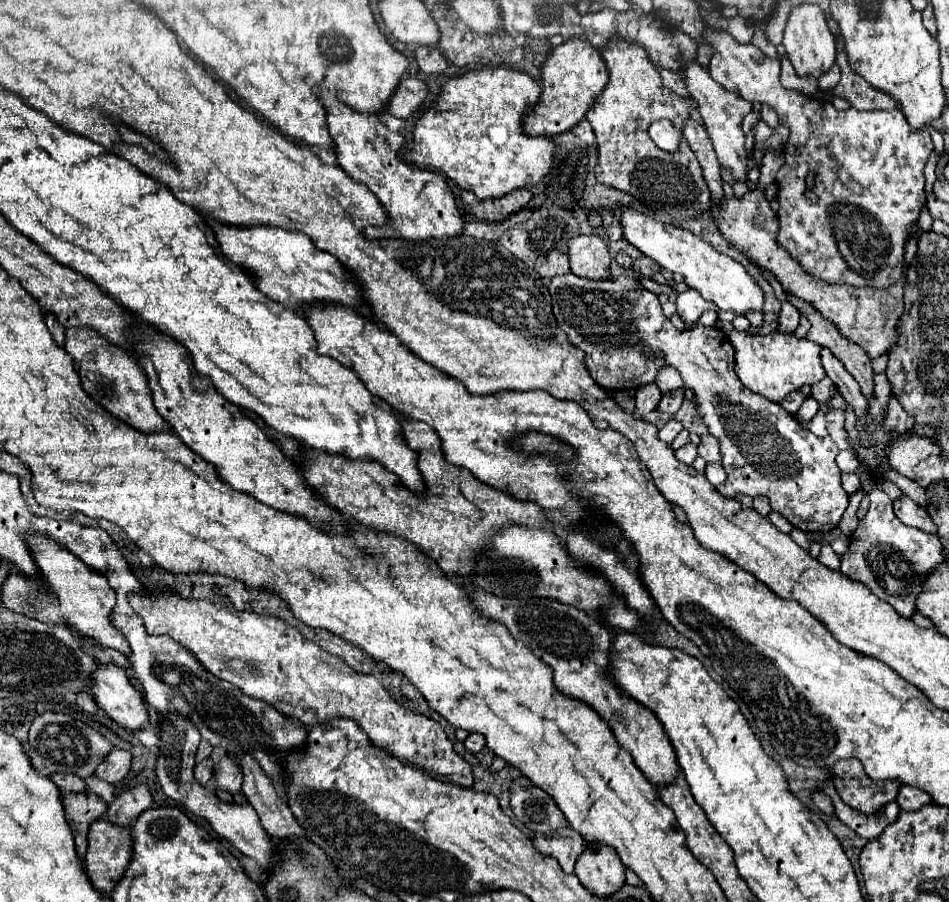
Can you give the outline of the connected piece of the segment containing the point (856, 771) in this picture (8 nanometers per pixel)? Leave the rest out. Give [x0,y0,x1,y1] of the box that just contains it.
[831,759,901,813]

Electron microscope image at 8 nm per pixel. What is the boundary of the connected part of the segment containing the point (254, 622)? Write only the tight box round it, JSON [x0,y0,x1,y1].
[139,593,473,787]

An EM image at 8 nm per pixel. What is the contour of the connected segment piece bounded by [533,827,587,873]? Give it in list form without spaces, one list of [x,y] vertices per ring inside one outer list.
[[[563,827],[559,831],[555,831],[551,837],[547,837],[543,833],[535,833],[533,845],[537,847],[537,851],[555,857],[565,873],[575,871],[577,857],[587,849],[583,837],[571,827]]]

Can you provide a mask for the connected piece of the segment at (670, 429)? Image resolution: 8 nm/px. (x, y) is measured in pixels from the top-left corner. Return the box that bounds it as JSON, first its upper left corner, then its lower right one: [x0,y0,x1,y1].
[659,419,683,443]

